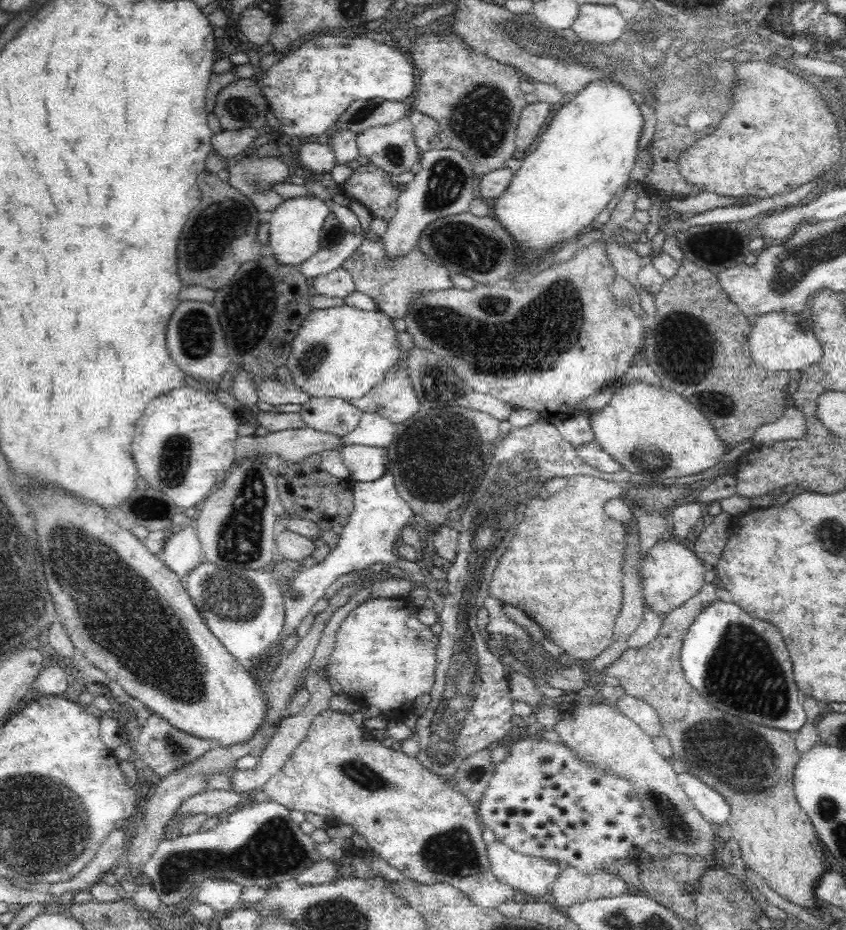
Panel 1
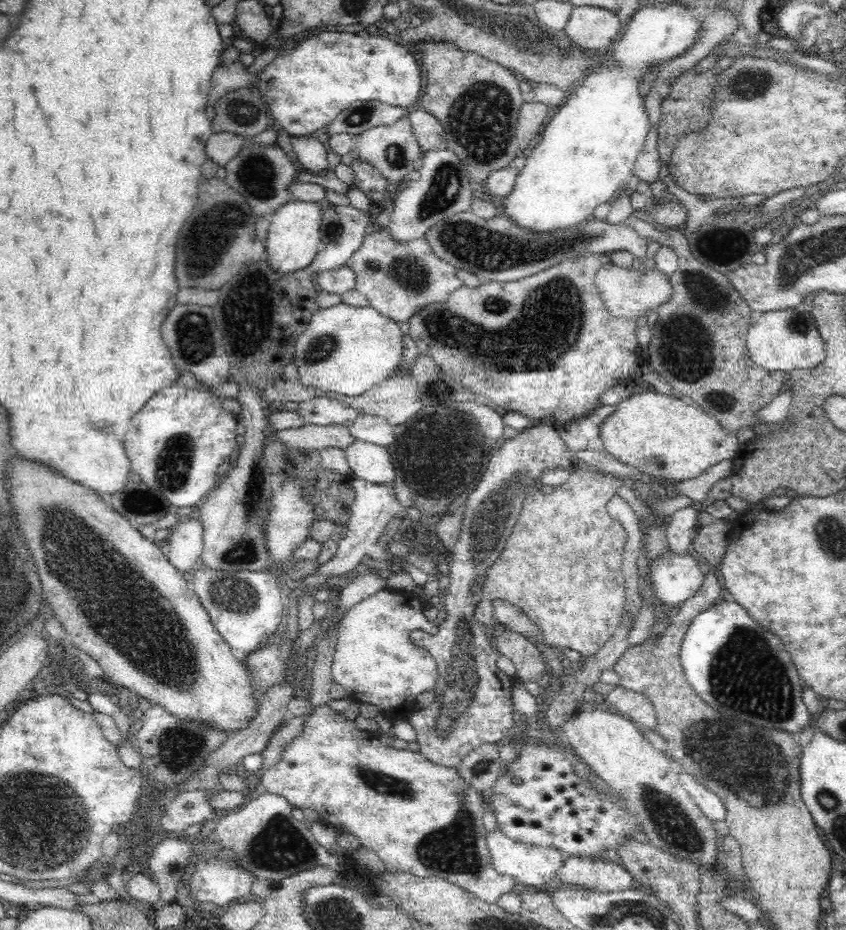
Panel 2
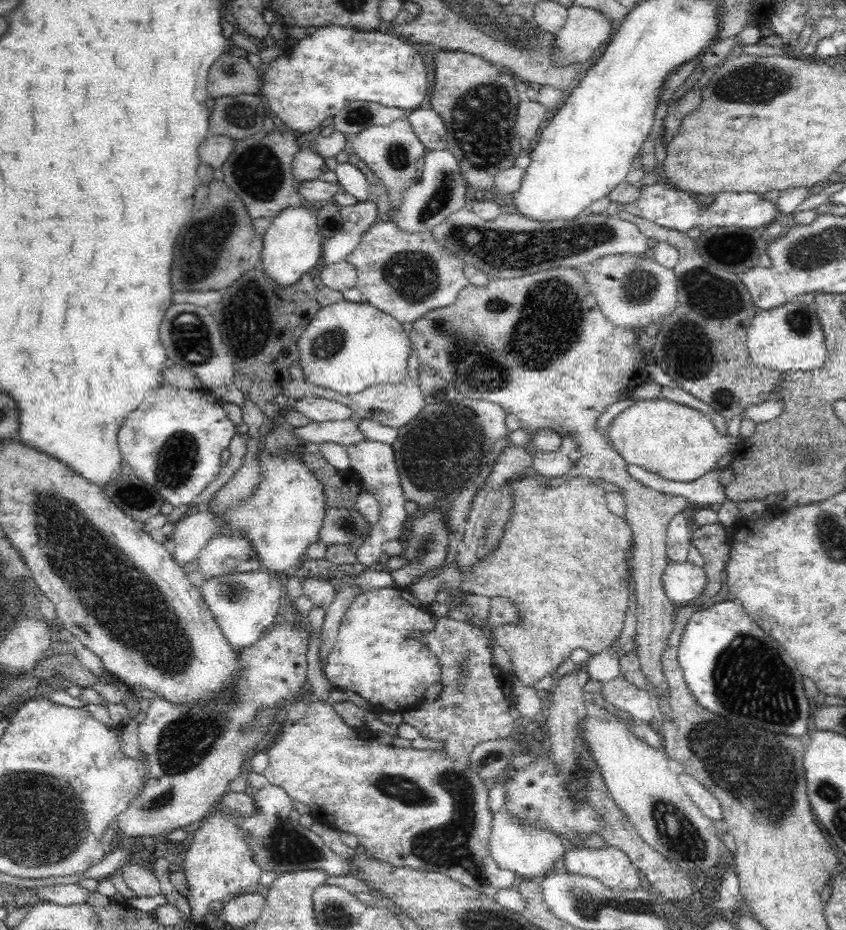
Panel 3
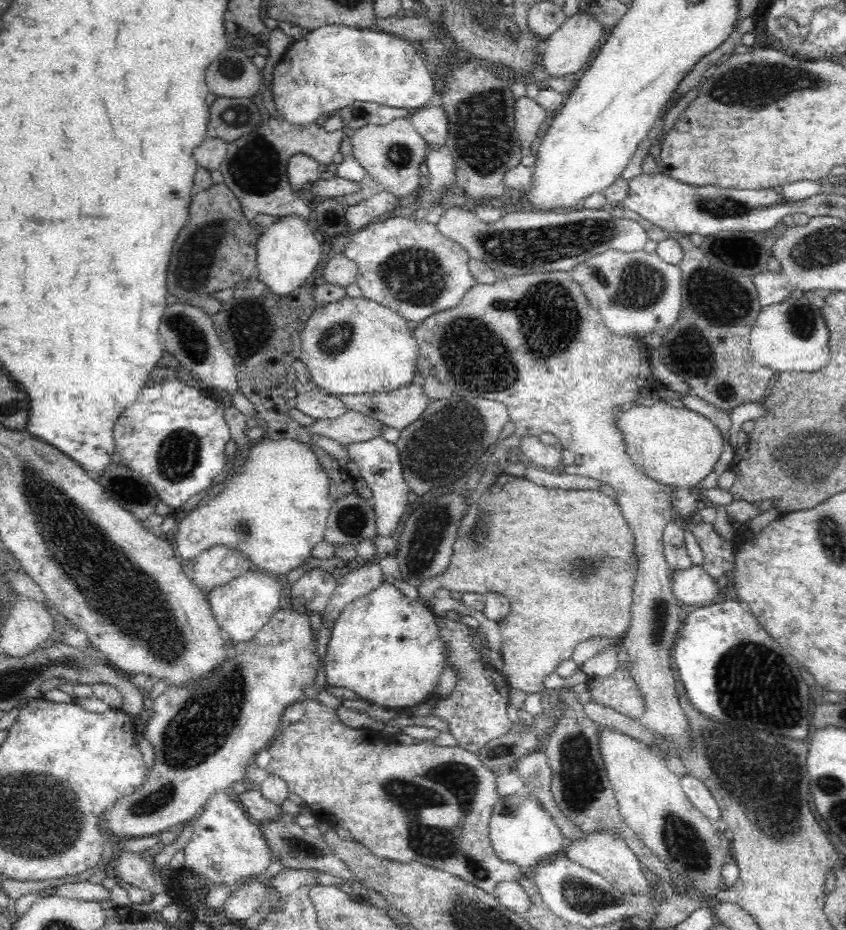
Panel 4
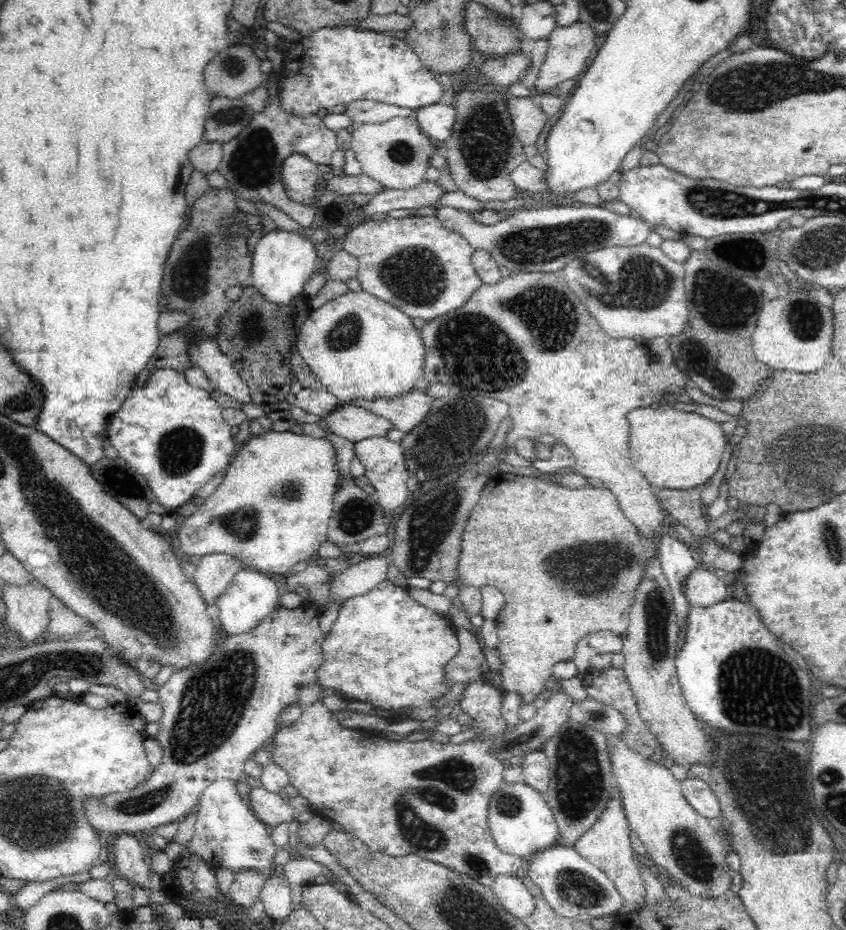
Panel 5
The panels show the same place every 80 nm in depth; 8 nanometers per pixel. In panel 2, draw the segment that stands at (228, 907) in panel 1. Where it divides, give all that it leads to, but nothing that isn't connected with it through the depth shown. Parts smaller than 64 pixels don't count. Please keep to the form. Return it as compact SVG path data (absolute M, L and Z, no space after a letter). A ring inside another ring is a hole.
M222 857L220 862L196 863L188 888L192 900L215 904L217 914L234 902L248 899L253 882L250 873Z

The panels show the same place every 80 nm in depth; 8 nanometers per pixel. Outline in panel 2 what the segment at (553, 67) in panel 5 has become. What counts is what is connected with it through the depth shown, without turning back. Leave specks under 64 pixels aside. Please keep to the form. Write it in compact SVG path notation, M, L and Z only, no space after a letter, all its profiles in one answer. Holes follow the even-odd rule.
M574 7L563 31L573 44L583 50L598 50L612 44L622 30L622 22L616 12L599 7Z

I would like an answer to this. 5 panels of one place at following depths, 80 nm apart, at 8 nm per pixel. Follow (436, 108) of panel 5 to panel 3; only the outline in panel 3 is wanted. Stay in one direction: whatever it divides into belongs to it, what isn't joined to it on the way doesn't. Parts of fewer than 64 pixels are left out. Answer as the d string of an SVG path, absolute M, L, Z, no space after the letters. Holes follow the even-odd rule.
M415 108L407 117L418 140L429 150L447 149L447 132L444 121L437 111L431 108Z

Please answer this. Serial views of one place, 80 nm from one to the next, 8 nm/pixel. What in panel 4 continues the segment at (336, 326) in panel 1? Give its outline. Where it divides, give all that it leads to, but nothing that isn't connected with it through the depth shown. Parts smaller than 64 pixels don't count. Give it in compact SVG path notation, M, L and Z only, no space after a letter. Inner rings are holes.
M346 296L318 307L303 327L299 360L310 374L310 382L328 394L374 393L411 382L418 346L405 318L390 307L366 297Z

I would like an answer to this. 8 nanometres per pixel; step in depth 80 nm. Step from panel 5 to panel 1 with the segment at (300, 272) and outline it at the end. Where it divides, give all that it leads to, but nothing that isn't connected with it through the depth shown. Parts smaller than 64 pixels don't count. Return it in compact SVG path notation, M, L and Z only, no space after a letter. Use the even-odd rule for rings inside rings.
M309 195L288 199L282 202L272 213L269 221L269 245L272 246L275 261L279 265L300 266L319 250L322 228L326 218L332 214L326 200Z

